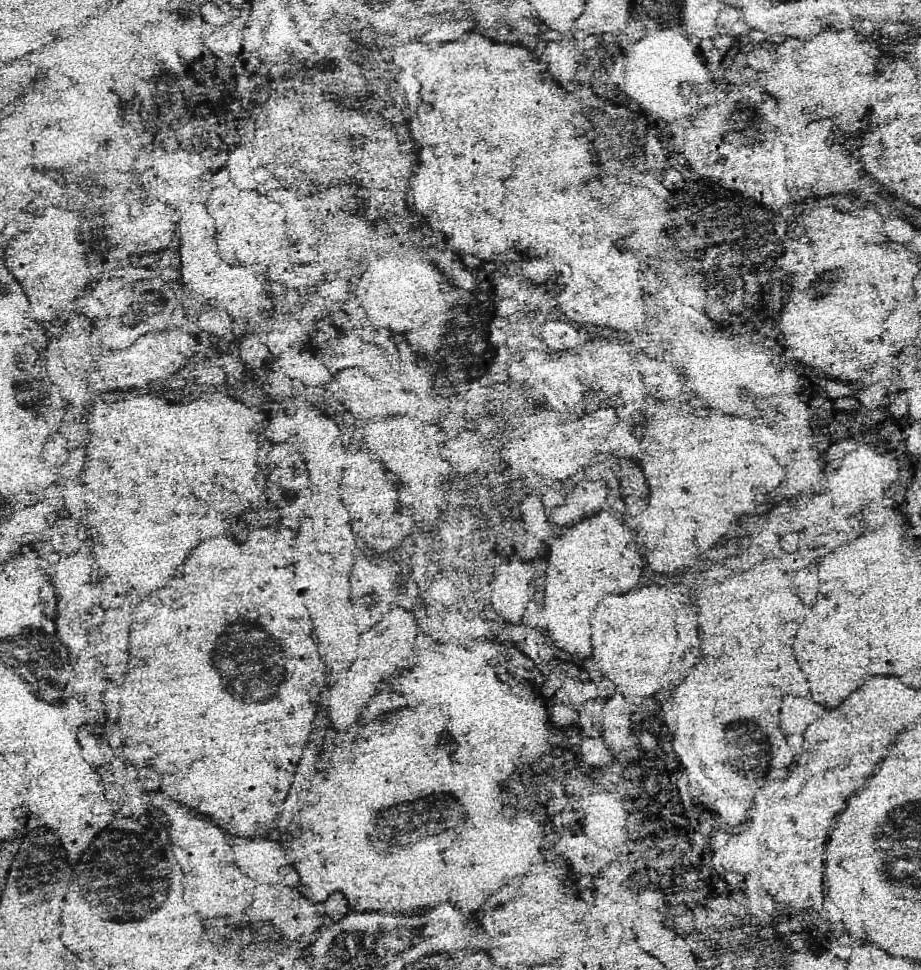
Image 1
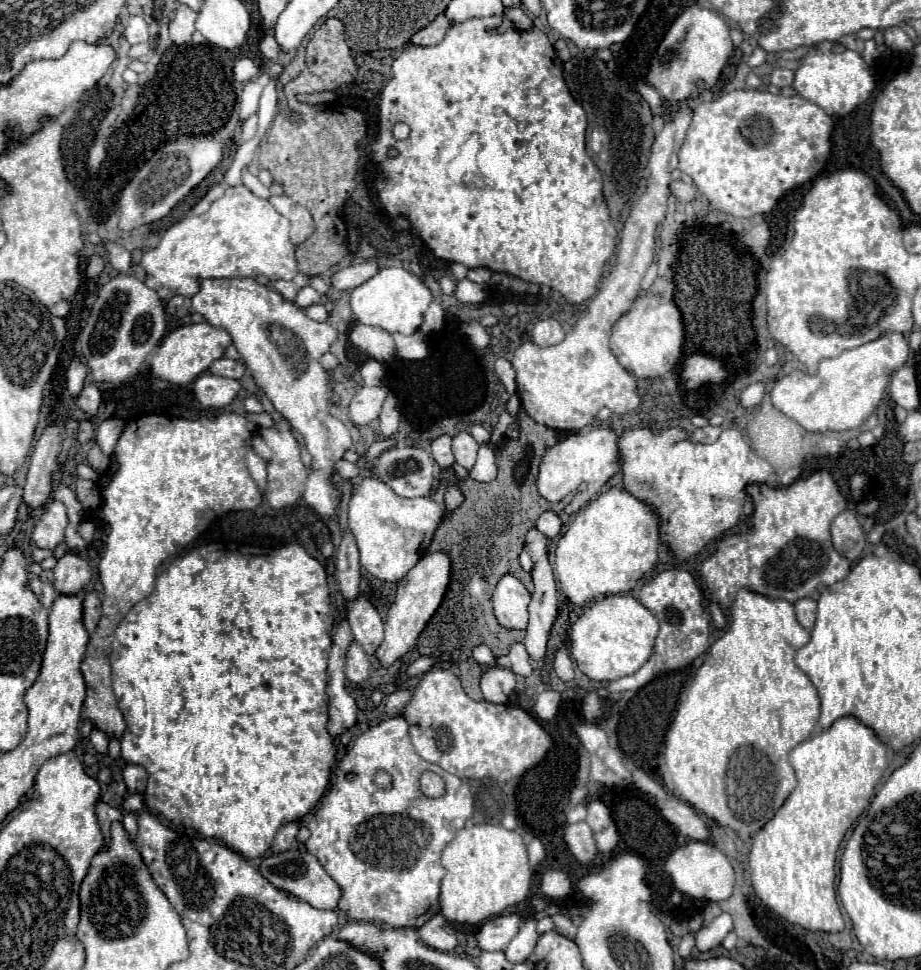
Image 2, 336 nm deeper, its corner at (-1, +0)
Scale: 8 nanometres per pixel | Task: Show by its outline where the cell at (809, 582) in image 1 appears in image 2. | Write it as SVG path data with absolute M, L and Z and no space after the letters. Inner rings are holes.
M801 598L801 600L797 600L793 606L795 606L795 614L797 614L799 624L801 624L805 630L811 630L813 624L815 624L817 602L815 602L813 598Z

